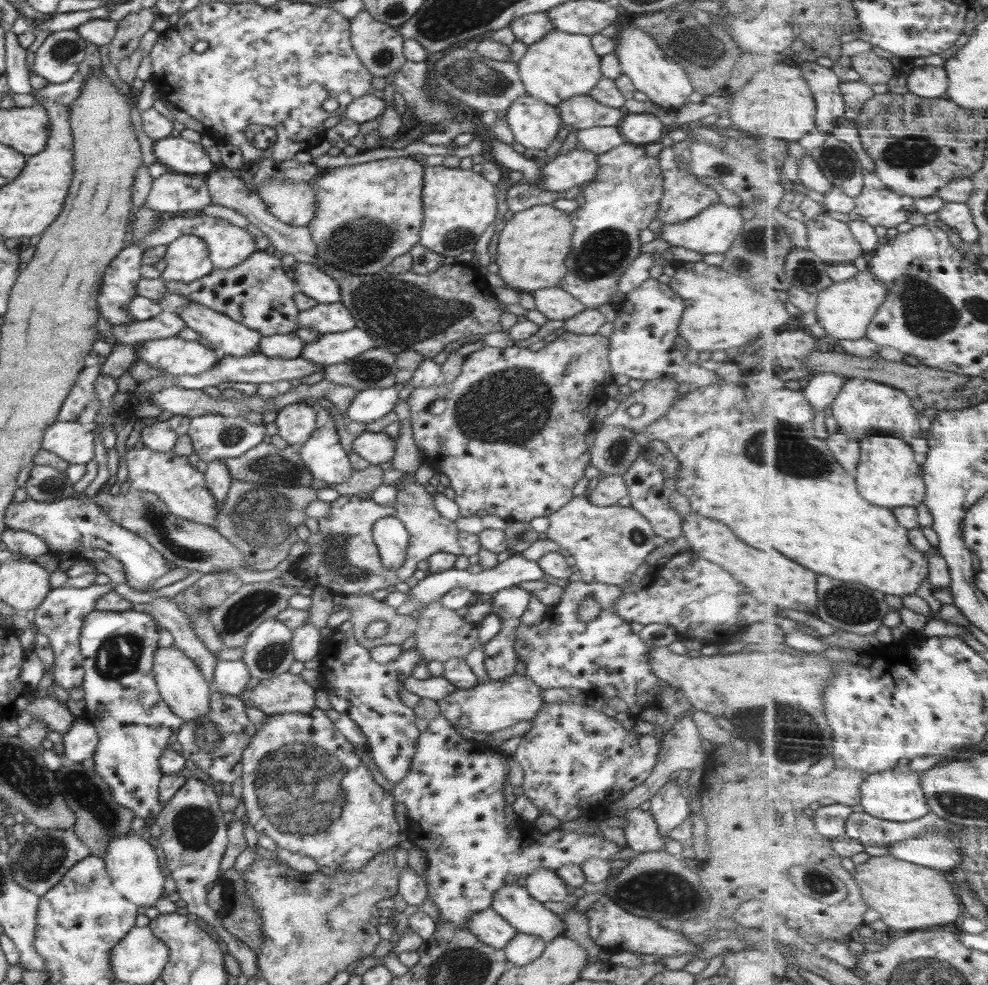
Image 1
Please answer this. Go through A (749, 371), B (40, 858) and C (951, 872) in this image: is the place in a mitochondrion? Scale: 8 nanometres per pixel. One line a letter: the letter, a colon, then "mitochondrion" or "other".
A: other
B: mitochondrion
C: other

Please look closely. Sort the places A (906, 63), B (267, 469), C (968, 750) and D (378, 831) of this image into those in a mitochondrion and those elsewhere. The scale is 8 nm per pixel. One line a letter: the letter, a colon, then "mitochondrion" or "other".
A: other
B: mitochondrion
C: other
D: other

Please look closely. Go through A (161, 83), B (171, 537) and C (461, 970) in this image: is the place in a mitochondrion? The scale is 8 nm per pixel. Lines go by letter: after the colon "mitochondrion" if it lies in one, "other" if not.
A: other
B: mitochondrion
C: mitochondrion

